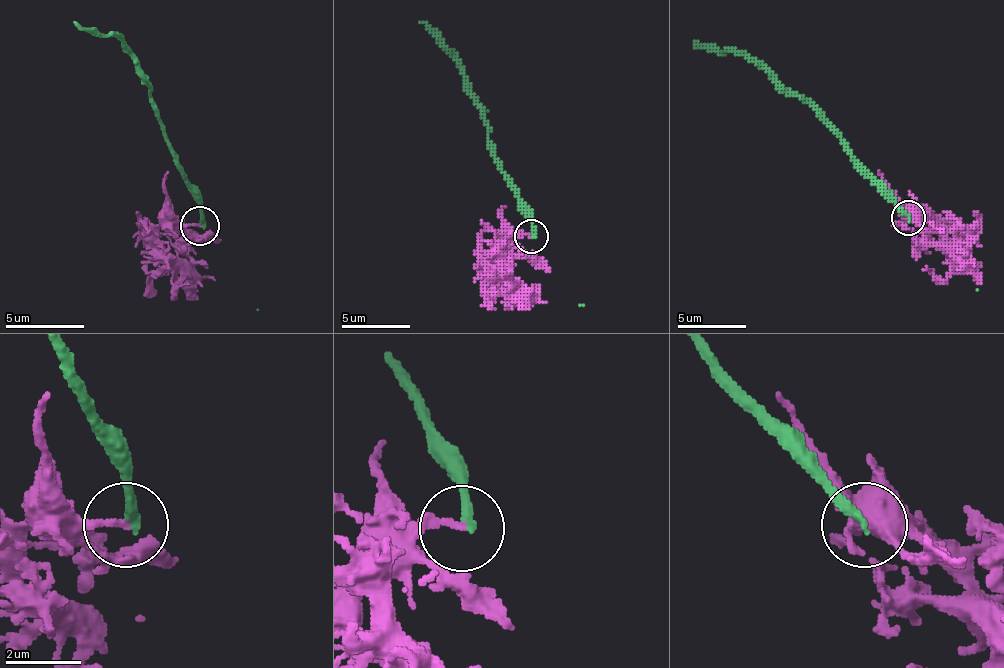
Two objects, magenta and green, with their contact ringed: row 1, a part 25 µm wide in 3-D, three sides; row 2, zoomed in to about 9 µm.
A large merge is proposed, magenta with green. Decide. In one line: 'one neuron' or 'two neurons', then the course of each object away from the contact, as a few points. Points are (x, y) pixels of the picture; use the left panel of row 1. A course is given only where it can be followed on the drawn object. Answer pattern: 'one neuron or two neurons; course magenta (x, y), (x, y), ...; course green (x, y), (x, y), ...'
two neurons; course magenta (201, 226), (173, 226), (166, 250), (166, 258), (181, 273), (177, 297), (177, 289), (189, 285); course green (201, 226), (201, 191), (166, 136), (150, 97), (146, 73), (115, 34), (91, 34), (71, 22)

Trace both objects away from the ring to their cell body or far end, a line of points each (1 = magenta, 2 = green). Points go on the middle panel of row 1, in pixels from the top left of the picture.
1: (532, 237), (508, 230), (502, 247), (502, 268), (515, 281), (512, 261), (522, 251)
2: (532, 237), (532, 213), (502, 172), (488, 138), (484, 108), (457, 56), (420, 22)

